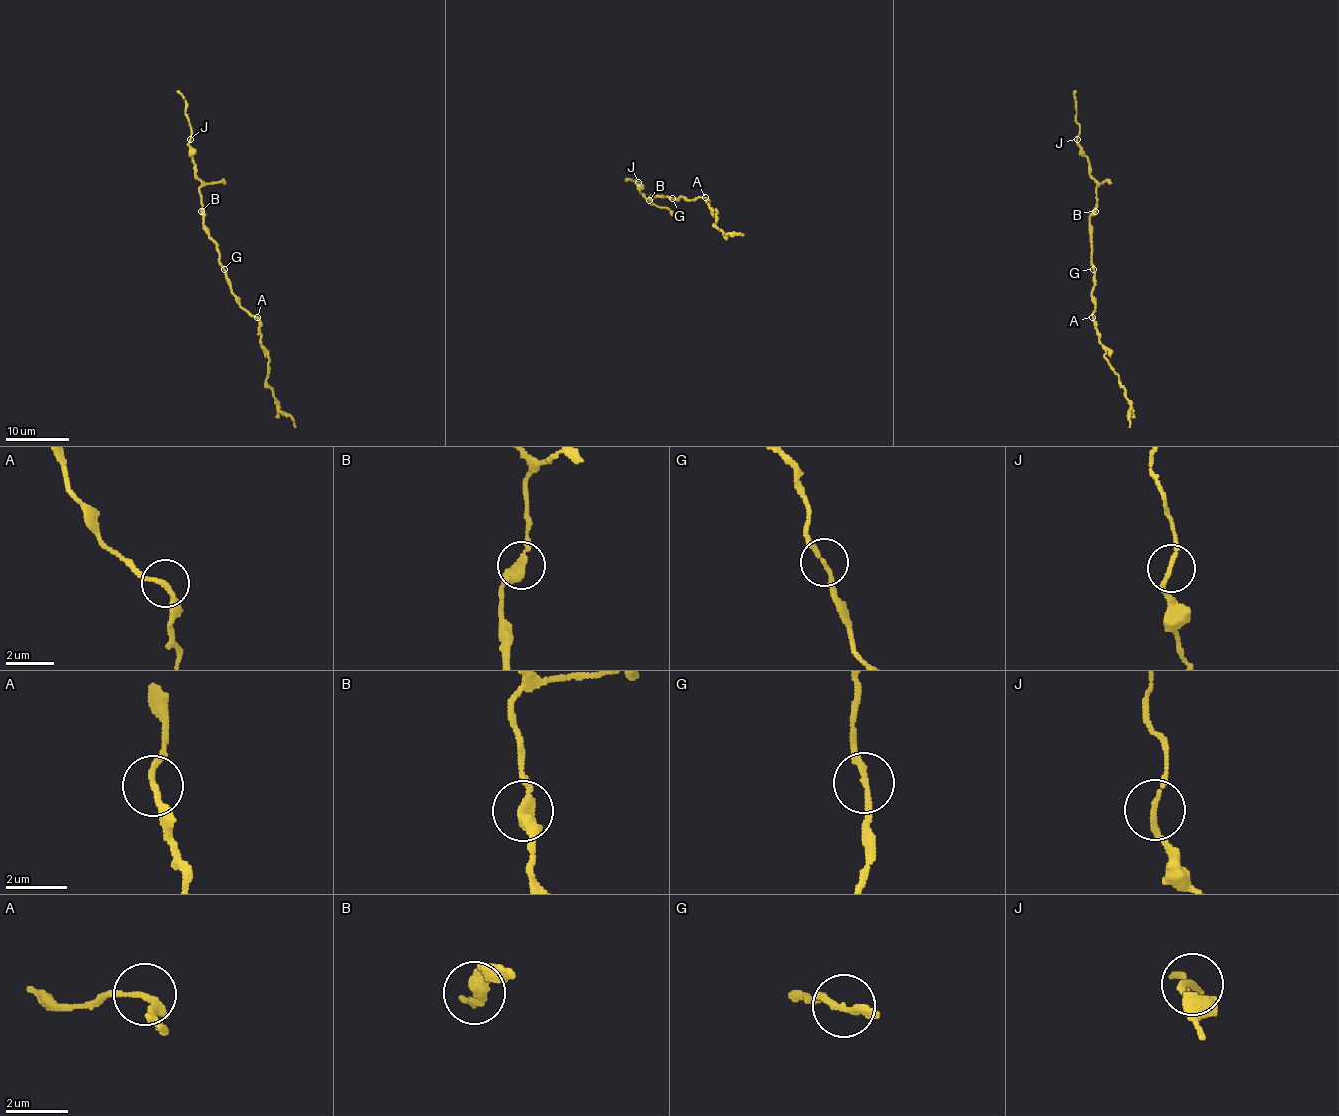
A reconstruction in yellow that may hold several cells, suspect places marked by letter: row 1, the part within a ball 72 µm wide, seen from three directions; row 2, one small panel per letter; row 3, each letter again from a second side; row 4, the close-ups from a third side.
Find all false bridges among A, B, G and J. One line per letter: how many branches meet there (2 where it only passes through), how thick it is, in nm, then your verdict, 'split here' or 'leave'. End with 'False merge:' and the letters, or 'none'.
A: 2 | 190 nm | leave
B: 2 | 380 nm | leave
G: 2 | 170 nm | leave
J: 2 | 160 nm | leave
False merge: none

